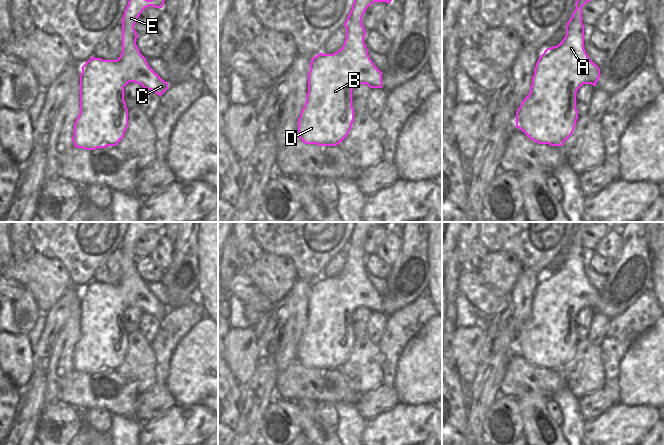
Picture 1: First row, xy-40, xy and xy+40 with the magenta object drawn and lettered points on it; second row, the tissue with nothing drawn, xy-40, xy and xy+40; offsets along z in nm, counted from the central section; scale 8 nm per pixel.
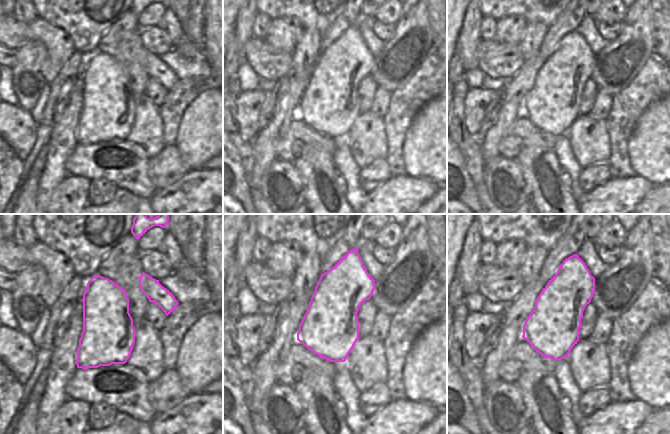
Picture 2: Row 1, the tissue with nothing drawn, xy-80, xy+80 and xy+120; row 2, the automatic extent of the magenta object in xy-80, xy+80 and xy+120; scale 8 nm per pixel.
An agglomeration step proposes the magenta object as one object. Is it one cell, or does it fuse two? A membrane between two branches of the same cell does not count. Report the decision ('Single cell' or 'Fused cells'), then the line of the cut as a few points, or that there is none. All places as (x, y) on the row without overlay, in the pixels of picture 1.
Single cell. No split

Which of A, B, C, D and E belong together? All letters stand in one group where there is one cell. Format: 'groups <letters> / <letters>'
groups A B C D E

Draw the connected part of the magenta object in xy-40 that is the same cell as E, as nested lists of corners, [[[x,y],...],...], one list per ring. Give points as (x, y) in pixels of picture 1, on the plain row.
[[[130,222],[122,241],[122,277],[117,284],[103,284],[91,281],[83,290],[80,299],[80,337],[74,347],[72,365],[77,372],[95,374],[116,370],[124,361],[128,351],[128,333],[124,325],[124,311],[129,306],[141,308],[161,320],[168,313],[165,306],[147,287],[140,277],[134,249],[142,235],[153,230],[162,232],[166,222]]]

